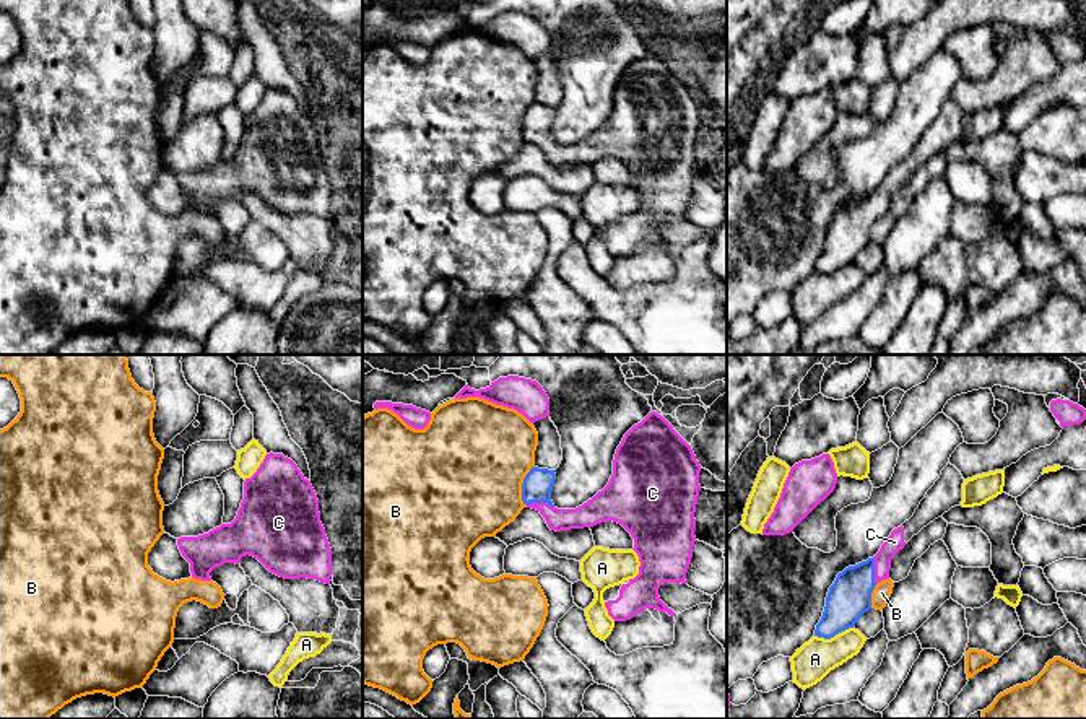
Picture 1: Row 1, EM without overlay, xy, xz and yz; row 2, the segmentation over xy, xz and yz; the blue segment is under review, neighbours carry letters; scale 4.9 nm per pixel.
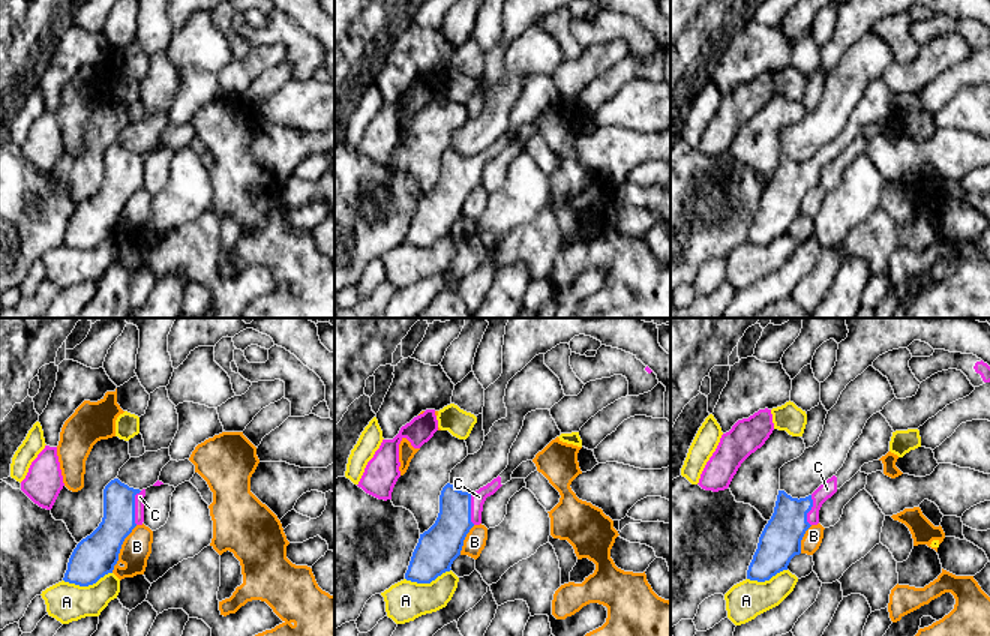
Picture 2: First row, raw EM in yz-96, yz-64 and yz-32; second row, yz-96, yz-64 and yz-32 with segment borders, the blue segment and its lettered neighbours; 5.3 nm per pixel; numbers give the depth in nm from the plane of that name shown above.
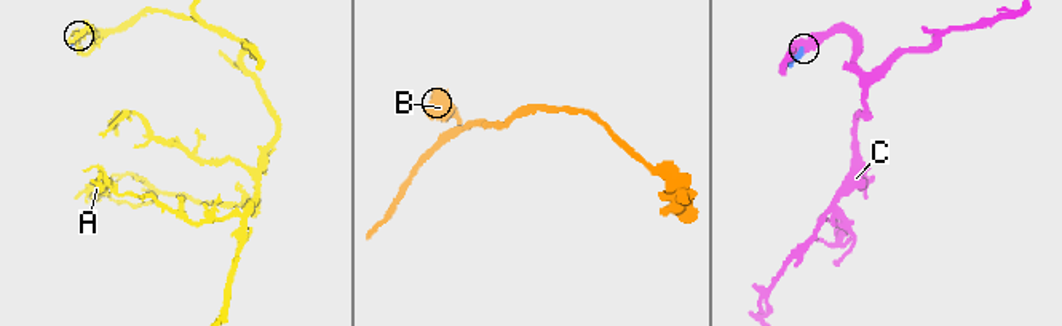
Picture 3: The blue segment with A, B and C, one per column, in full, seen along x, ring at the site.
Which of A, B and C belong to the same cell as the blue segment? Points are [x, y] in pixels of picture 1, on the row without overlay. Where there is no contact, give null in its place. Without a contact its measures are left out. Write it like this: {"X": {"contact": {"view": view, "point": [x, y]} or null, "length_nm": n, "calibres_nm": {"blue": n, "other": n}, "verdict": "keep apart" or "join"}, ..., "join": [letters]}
{"A": {"contact": {"view": "yz", "point": [833, 272]}, "length_nm": 200, "calibres_nm": {"blue": 220, "other": 190}, "verdict": "keep apart"}, "B": {"contact": {"view": "xz", "point": [522, 121]}, "length_nm": 200, "calibres_nm": {"blue": 150, "other": 500}, "verdict": "keep apart"}, "C": {"contact": {"view": "xz", "point": [540, 137]}, "length_nm": 150, "calibres_nm": {"blue": 150, "other": 120}, "verdict": "join"}, "join": ["C"]}

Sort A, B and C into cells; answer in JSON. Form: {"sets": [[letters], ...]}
{"sets": [["A"], ["B"], ["C"]]}

